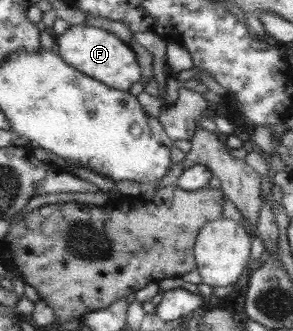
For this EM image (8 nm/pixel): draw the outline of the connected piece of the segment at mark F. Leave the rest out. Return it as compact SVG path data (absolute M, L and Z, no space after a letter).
M87 24L72 25L62 35L55 36L54 50L67 65L113 89L129 91L133 83L144 81L136 53L110 31Z

